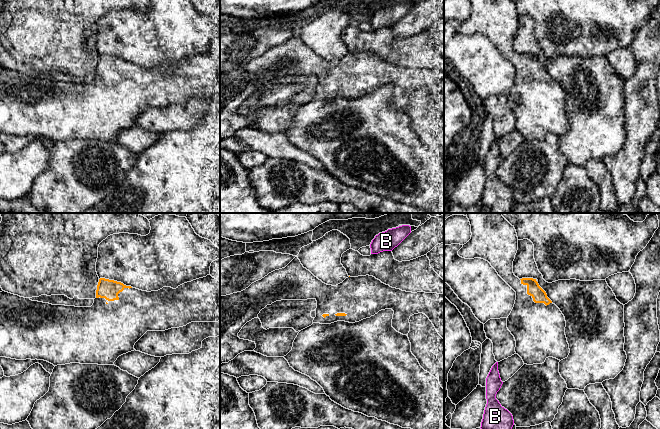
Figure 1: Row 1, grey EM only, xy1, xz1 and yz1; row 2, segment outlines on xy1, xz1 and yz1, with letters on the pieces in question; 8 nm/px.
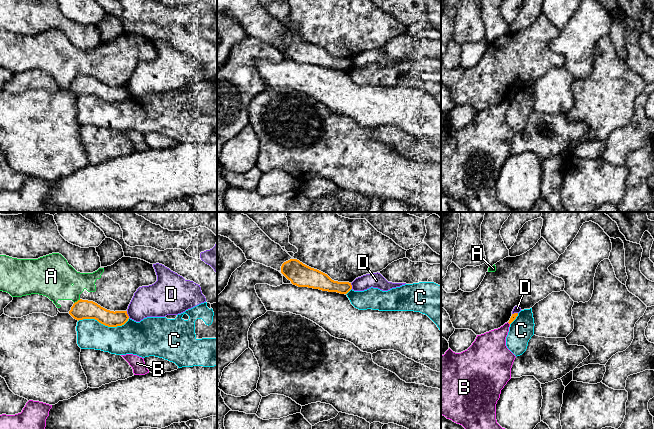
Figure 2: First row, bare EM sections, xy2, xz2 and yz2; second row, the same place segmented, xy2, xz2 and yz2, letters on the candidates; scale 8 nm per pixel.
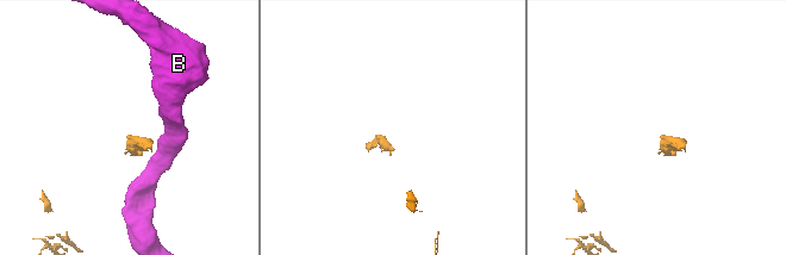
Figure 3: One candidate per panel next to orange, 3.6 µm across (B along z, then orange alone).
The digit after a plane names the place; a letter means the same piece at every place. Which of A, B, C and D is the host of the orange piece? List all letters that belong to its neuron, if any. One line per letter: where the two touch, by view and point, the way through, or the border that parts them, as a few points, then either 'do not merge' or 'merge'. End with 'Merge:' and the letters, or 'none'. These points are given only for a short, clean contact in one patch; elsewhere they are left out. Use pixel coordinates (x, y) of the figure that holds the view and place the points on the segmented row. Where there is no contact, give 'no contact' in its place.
A: meets orange in xy2 at (78, 300); do not merge
B: no contact; do not merge
C: meets orange in xy2 at (103, 324); do not merge
D: meets orange in xy2 at (127, 314); border along xy2 (126, 311), (129, 317); do not merge
Merge: none

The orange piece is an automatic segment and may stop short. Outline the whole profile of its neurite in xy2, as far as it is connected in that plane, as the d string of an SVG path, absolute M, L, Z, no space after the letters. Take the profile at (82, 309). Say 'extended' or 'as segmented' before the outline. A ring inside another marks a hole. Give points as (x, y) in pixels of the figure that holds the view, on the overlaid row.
as segmented; M82 299L73 304L69 314L78 321L83 319L95 319L108 327L122 326L129 319L127 311L110 311L93 301Z

